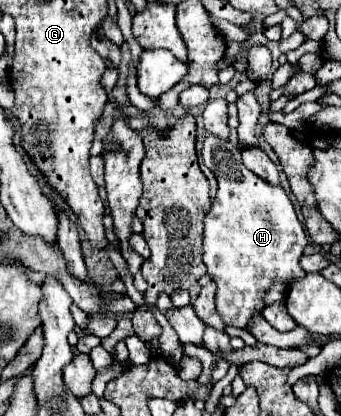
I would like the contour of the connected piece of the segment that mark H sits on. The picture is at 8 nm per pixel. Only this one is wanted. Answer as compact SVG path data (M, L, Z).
M204 132L204 146L202 146L202 160L214 172L218 180L218 194L212 202L210 212L204 220L204 264L208 274L216 282L216 310L228 326L244 328L252 310L262 308L264 290L272 284L272 280L294 282L304 278L304 270L300 268L298 260L302 256L304 246L308 244L304 226L298 222L294 206L282 186L270 186L252 174L240 160L240 150L222 138L214 138L214 134Z

